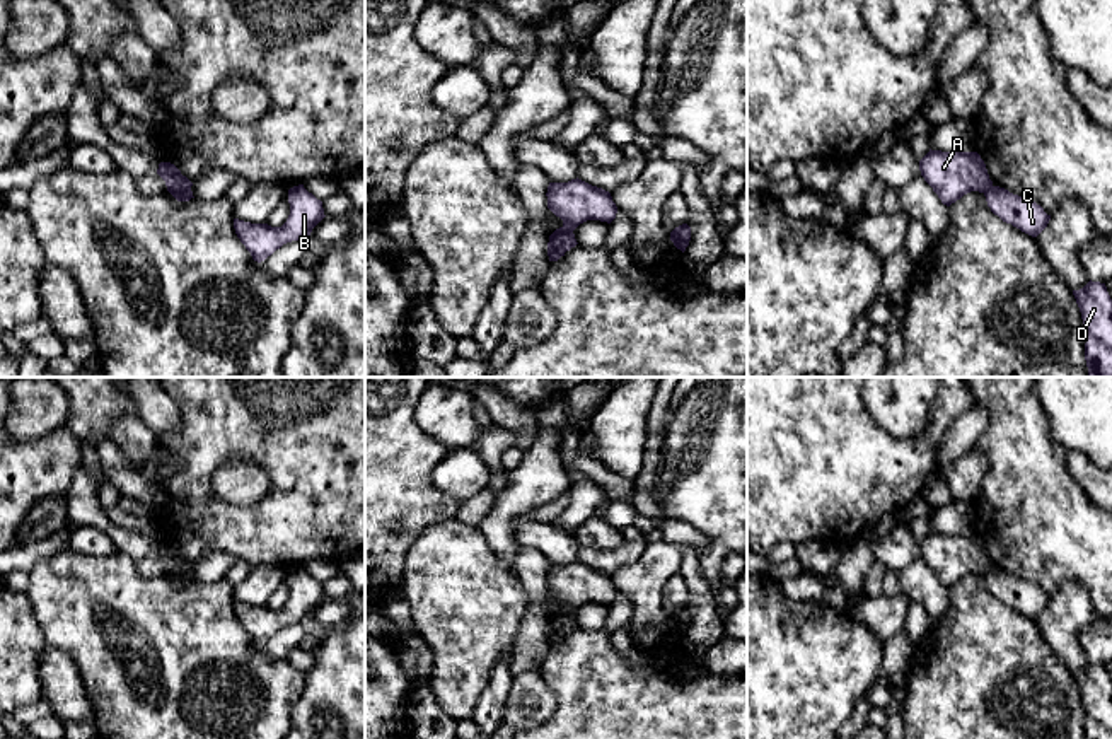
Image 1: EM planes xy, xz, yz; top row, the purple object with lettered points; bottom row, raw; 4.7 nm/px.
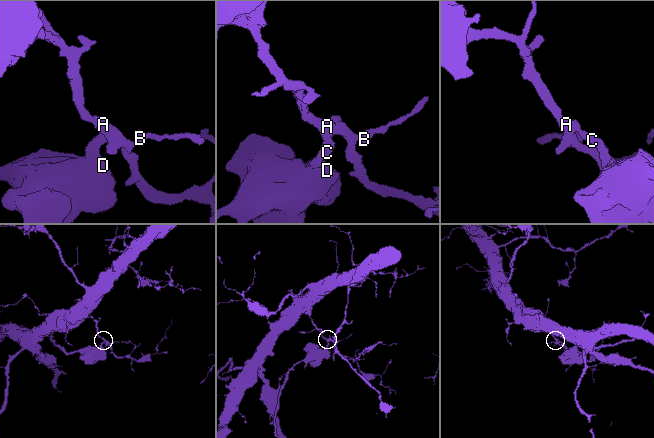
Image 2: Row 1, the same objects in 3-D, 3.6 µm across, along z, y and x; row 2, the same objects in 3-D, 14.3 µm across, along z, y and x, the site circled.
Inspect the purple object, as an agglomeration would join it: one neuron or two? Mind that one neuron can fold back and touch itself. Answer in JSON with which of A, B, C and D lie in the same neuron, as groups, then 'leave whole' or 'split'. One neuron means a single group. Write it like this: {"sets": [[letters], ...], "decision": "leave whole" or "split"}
{"sets": [["A", "B"], ["C", "D"]], "decision": "split"}

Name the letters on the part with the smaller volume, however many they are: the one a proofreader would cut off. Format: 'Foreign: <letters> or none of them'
Foreign: C, D

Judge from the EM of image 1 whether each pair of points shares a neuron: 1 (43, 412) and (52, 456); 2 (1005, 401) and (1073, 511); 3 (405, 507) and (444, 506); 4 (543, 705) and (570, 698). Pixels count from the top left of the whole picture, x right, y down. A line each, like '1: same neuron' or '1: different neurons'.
1: different neurons
2: same neuron
3: same neuron
4: different neurons

